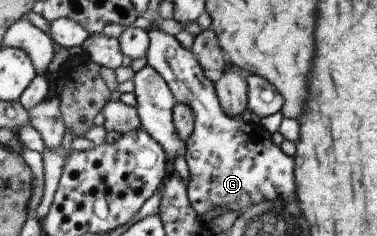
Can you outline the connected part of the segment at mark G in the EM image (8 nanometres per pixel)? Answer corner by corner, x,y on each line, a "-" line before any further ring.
149,29
149,33
148,65
165,77
176,102
187,103
195,111
196,125
187,141
186,163
190,169
188,196
198,215
205,217
219,207
242,213
266,196
279,195
285,201
297,201
295,159
283,153
273,135
260,123
247,123
223,111
215,81
206,75
193,51
185,49
165,31

